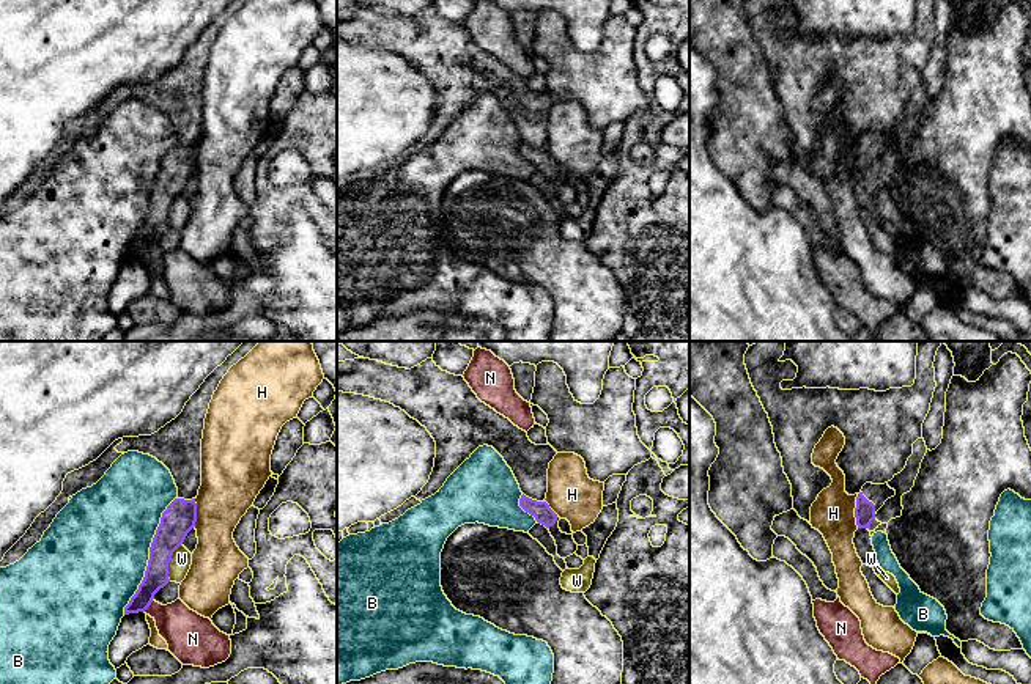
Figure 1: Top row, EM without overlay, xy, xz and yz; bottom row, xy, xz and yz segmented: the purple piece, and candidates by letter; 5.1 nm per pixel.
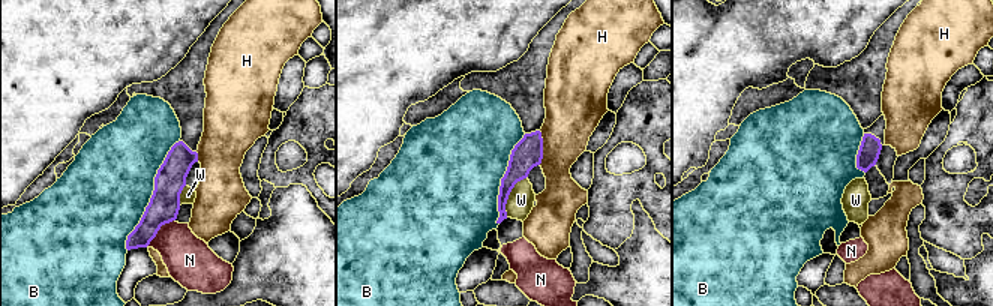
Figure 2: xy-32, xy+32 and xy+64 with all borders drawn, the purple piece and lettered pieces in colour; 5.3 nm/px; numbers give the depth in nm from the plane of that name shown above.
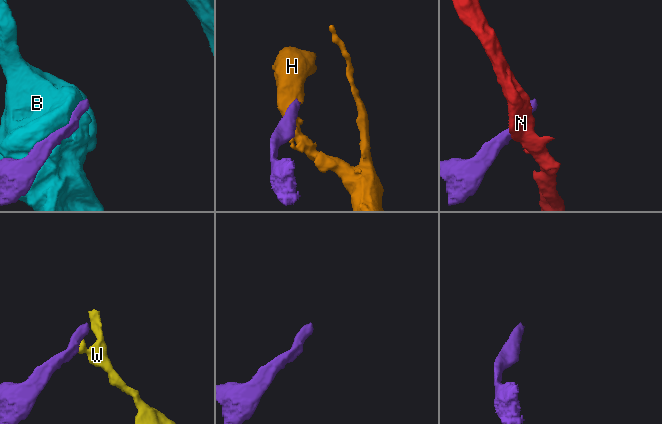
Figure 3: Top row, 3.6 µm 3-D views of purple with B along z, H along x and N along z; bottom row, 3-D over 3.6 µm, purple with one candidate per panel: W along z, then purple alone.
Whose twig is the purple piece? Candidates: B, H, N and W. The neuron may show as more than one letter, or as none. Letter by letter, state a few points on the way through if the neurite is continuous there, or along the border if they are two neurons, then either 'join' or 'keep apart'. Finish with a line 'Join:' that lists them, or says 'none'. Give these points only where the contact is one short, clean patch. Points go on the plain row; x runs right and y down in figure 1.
B: keep apart
H: along yz (858, 142), (855, 154), (857, 175) | keep apart
N: along xy (153, 246), (144, 258) | keep apart
W: along xy (180, 192), (169, 211), (169, 228) | keep apart
Join: none

